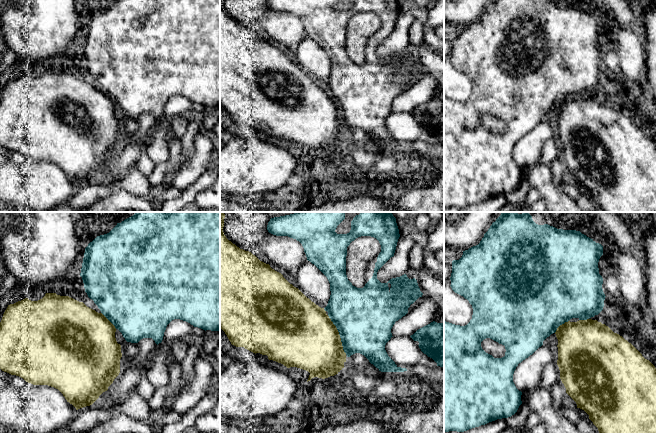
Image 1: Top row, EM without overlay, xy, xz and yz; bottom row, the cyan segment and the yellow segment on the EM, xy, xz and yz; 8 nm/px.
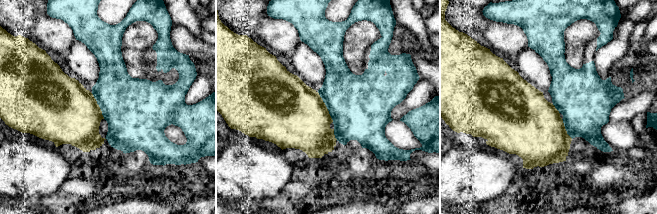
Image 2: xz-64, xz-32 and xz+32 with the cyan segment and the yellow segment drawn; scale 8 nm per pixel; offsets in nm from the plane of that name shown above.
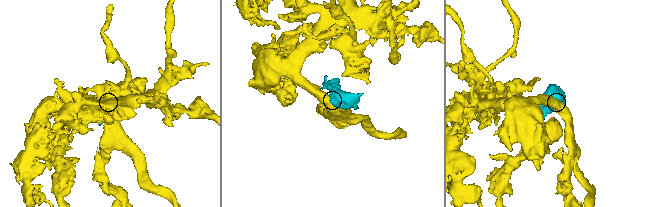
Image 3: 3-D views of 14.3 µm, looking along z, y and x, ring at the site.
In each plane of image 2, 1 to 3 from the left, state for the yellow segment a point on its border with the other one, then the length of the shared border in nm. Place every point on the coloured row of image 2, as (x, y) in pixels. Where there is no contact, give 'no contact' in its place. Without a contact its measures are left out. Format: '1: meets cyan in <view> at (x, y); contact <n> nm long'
1: meets cyan in xz-64 at (99, 106); contact 240 nm long
2: meets cyan in xz-32 at (326, 106); contact 280 nm long
3: meets cyan in xz+32 at (565, 128); contact 180 nm long

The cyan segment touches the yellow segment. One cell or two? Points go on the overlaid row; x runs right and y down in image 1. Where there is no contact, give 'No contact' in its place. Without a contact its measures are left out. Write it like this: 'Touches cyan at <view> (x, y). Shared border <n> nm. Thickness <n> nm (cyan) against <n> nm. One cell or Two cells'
Touches cyan at xz (339, 334). Shared border 360 nm. Thickness 480 nm (cyan) against 480 nm. One cell

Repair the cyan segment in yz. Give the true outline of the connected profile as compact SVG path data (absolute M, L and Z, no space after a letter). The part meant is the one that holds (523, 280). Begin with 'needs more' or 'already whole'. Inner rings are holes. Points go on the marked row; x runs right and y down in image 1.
already whole | M502 212L496 221L492 223L478 245L463 251L463 255L459 260L452 261L450 286L455 293L469 301L473 308L473 315L470 322L465 326L444 321L444 433L449 431L464 432L497 419L511 417L517 412L519 406L522 404L522 392L516 388L513 382L513 374L518 364L541 347L543 341L555 333L560 325L572 318L587 320L598 315L603 310L606 296L602 289L603 278L599 274L598 268L598 262L602 255L603 246L580 231L557 229L548 224L538 225L533 221L529 213ZM486 338L504 345L506 349L505 356L494 358L492 355L486 353L481 347L481 342Z

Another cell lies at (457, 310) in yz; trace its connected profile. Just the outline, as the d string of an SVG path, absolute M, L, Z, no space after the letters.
M444 282L444 321L465 326L472 319L473 308L467 299Z

